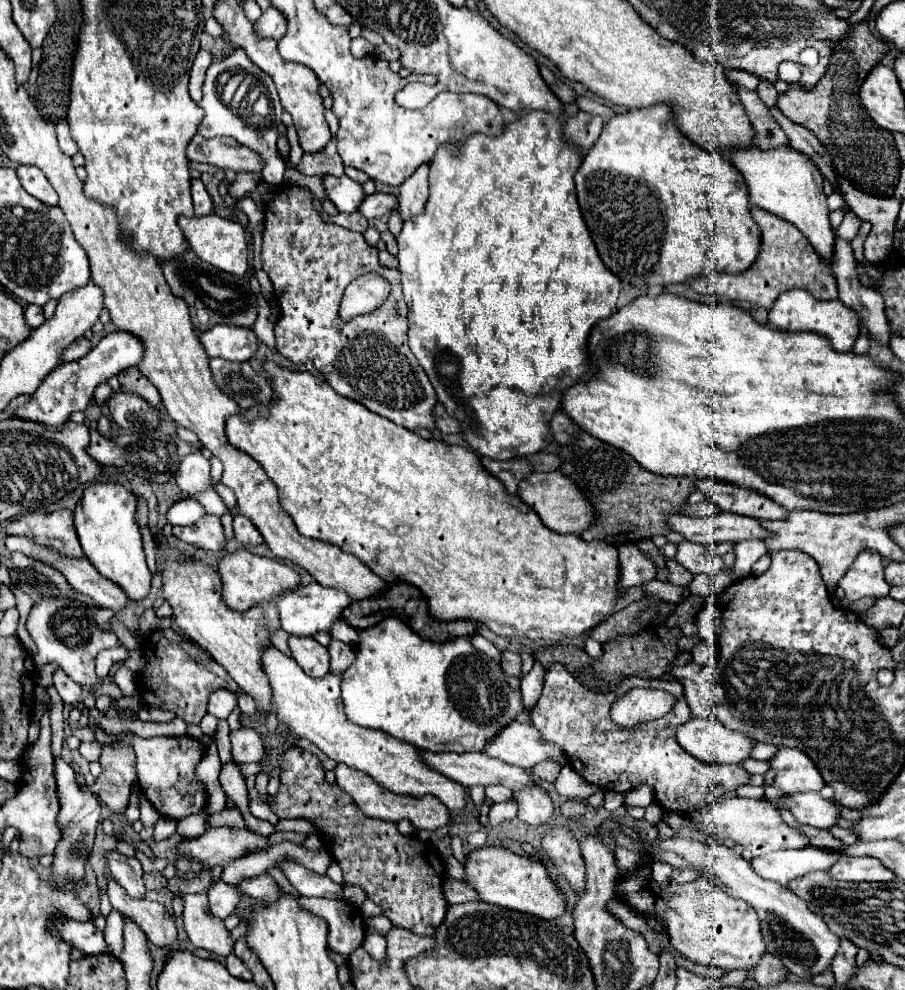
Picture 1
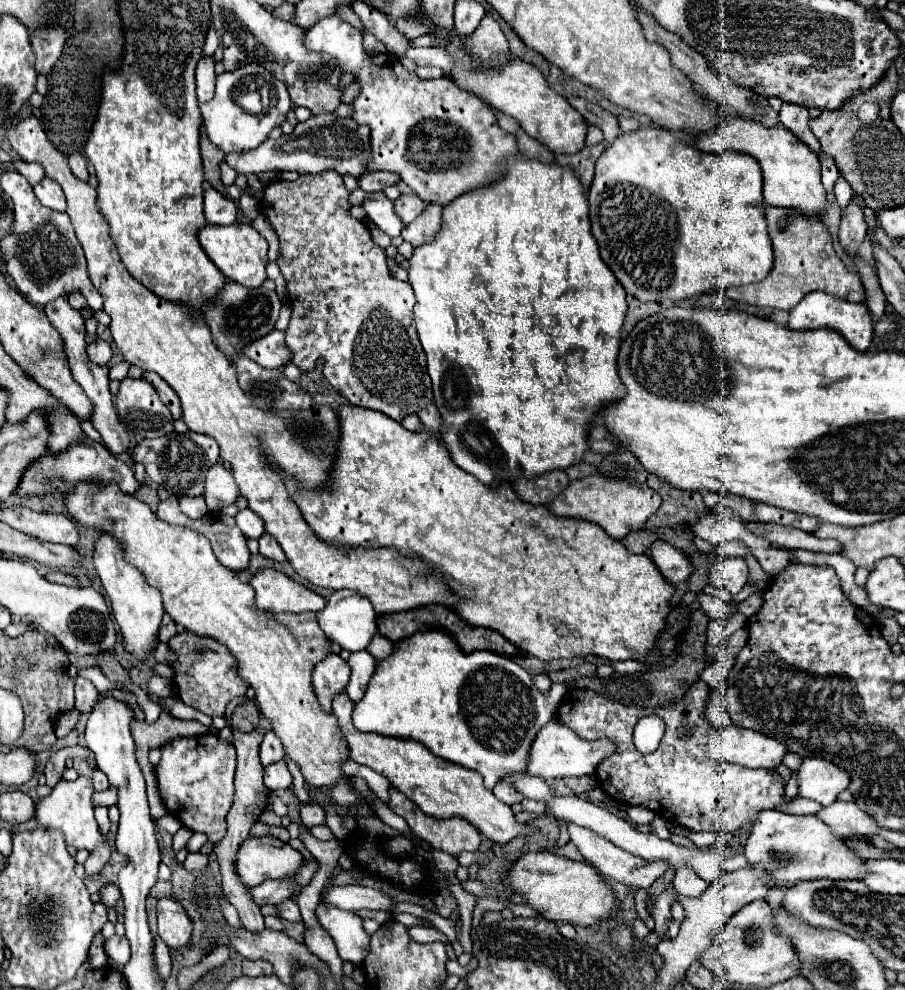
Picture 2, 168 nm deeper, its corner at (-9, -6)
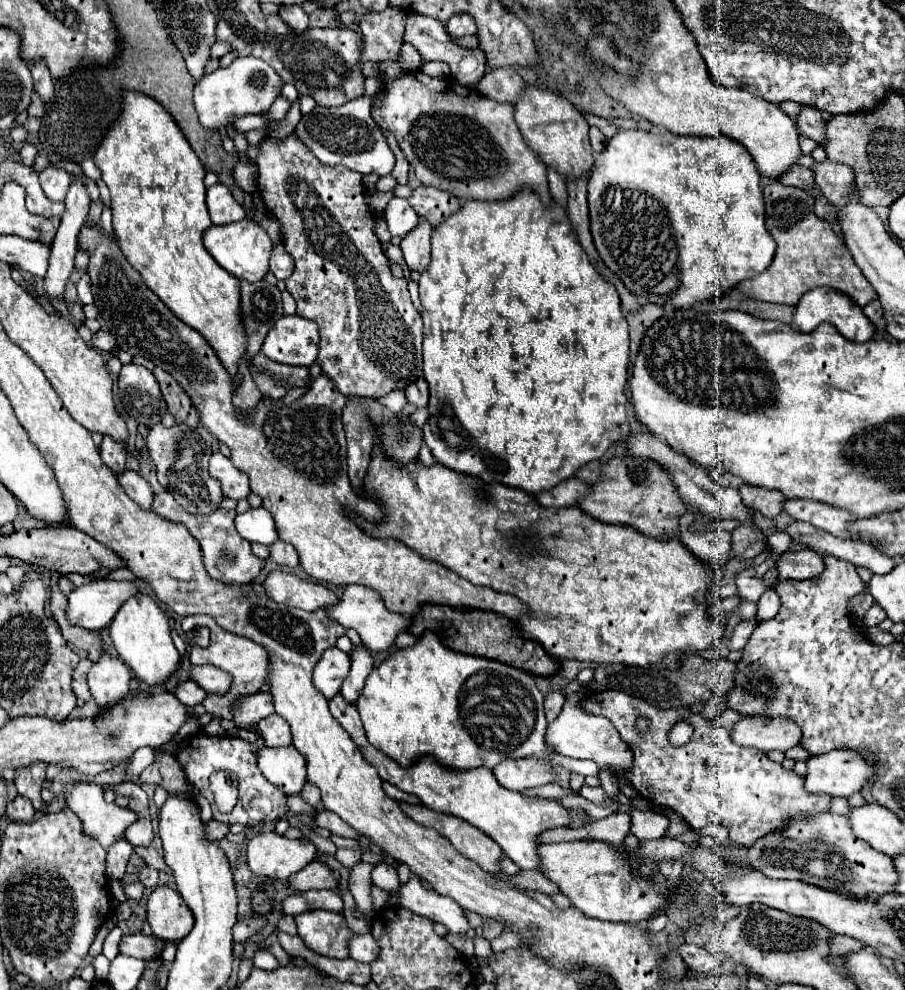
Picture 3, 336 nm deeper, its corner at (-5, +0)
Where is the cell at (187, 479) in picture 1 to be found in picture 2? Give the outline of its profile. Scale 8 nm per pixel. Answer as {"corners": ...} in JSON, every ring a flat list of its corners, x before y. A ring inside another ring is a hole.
{"corners":[[215,464,207,472,205,482,205,502,211,512,219,512,229,504,235,504,239,498,239,488,233,474,223,466]]}

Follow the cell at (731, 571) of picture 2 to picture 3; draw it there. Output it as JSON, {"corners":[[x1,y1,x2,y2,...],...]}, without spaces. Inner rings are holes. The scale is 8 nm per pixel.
{"corners":[[745,568,735,576,735,586,737,586,737,594,745,600,757,602,761,598,761,594,767,590,767,586,763,584,761,578,755,576,753,568]]}

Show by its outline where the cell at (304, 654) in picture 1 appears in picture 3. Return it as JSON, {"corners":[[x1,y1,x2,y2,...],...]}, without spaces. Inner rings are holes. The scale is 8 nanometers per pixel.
{"corners":[[337,646,327,648,313,670,313,686,319,692,323,692,323,696,329,700,339,692,347,674,349,674,349,654,341,652]]}

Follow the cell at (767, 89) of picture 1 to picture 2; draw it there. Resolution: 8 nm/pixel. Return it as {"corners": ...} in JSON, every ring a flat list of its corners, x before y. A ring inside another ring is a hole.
{"corners":[[783,104,781,112,779,112,779,122,789,128,801,142,805,142,813,152,819,152,819,142,817,138,813,136,811,128,809,128,809,110,803,108,803,106,797,106,797,104]]}

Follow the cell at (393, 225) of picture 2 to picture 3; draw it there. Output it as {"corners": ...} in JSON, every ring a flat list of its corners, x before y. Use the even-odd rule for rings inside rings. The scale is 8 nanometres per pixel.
{"corners":[[391,198,383,210,383,216,389,226,389,232,399,238,403,238,419,222,419,216,405,198]]}

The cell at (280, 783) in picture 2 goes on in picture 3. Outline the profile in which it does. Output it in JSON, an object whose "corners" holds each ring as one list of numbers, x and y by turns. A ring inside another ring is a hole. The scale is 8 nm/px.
{"corners":[[233,728,227,730,227,735,249,741,257,750,257,766,261,774,275,784,283,794,299,794,305,784,305,758,287,748,261,748,257,742,257,733,254,730]]}

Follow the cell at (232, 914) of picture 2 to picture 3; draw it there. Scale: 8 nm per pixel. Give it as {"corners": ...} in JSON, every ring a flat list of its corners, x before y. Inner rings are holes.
{"corners":[[257,947,253,955,254,967,264,970,275,970,279,967,276,958,267,950]]}

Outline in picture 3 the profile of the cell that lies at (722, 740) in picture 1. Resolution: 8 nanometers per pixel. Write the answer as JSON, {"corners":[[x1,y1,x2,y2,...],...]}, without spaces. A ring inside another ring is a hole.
{"corners":[[741,718,731,728,731,740,743,748,755,748,761,752,789,750,799,744,801,728,795,722,783,718]]}

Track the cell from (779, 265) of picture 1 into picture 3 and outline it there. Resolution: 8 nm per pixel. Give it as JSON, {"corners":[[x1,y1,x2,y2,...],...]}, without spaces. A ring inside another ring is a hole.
{"corners":[[771,182,763,186,763,196,765,196,765,224,767,232,773,236,777,244,777,252,767,270,763,270,755,278,739,282,737,288,743,294,755,300,789,306,795,306,807,290,817,286,829,286,839,292,845,292,859,306,865,306,877,298,877,292,873,290,873,286,869,286,867,278,853,262,845,242,833,234,827,222,815,216,813,196,809,192,795,186,785,186,781,182]]}

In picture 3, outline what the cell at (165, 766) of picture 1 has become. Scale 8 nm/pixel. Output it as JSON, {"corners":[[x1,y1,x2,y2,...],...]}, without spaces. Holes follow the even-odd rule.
{"corners":[[197,734,191,736,183,742,183,746,179,748,179,752,175,754,177,762,181,764,187,782,191,788,199,790,211,804,213,810,213,820,223,822,223,824,243,824,243,826,255,826,255,824,267,824,273,820,283,818,283,814,287,812,285,806,285,794,281,794,281,790,277,790,271,782,265,782,265,776,257,770,255,764,255,748,241,738,231,738,231,736,209,736,209,734],[213,772,233,772,237,776,239,782,239,800,237,800,237,810,231,810,229,814,221,814,215,808,213,802,213,794,209,790,209,776]]}

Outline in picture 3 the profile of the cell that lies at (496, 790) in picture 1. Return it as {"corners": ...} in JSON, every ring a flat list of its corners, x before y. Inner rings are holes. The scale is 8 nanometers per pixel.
{"corners":[[535,758,499,762,493,768,493,774,503,788,513,790,513,792,521,792,523,788,535,788,535,786,549,784,555,780,555,768]]}

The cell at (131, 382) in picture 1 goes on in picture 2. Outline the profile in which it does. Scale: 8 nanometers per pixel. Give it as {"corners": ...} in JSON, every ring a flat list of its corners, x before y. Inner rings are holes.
{"corners":[[145,372,143,376,147,382,153,384,153,388,157,390,161,402,171,410,173,418,181,418,181,402,177,400,177,394,173,392,173,388,169,388,169,384,165,384,165,380,161,380,161,376,157,376,155,372]]}

